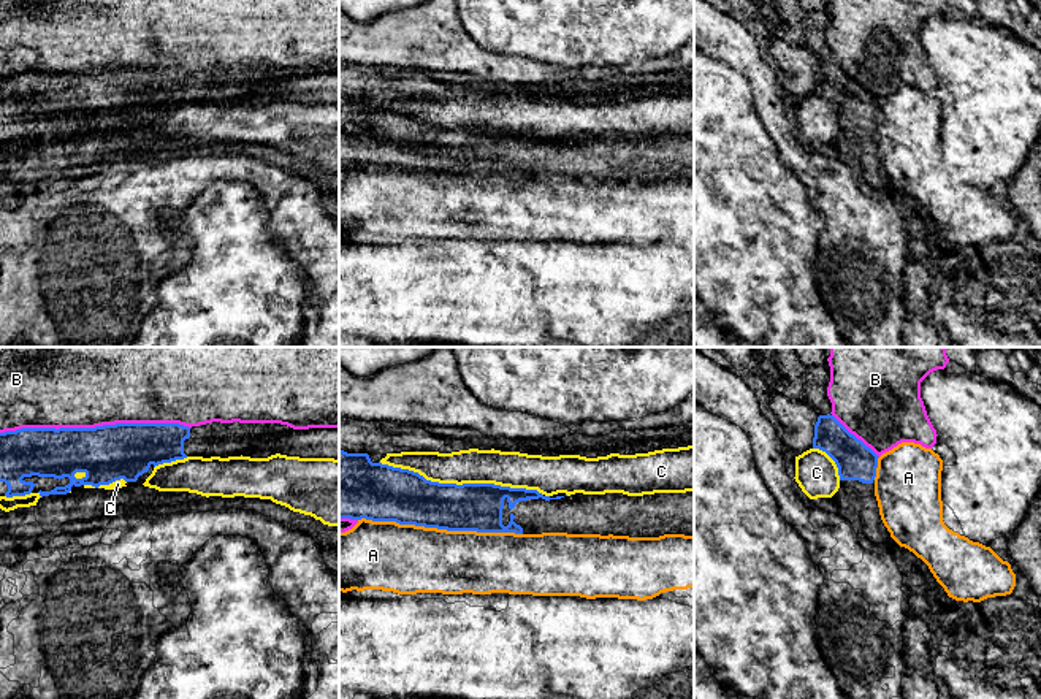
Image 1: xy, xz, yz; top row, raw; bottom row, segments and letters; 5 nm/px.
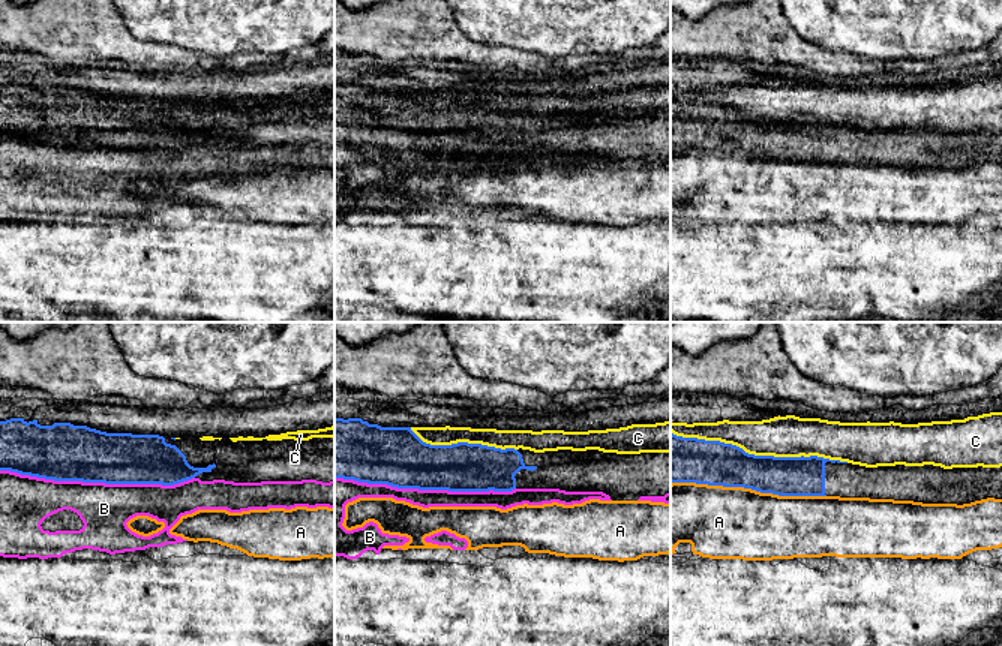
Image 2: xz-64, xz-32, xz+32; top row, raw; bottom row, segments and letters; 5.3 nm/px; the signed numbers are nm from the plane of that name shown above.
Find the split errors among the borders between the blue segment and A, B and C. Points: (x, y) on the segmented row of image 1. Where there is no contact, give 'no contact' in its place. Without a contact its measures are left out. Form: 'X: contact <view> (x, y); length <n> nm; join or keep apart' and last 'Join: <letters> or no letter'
A: contact xz (441, 528); length 850 nm; keep apart
B: contact xy (95, 427); length 950 nm; keep apart
C: contact xz (463, 484); length 850 nm; keep apart
Join: no letter

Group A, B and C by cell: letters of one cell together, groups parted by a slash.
A / B / C

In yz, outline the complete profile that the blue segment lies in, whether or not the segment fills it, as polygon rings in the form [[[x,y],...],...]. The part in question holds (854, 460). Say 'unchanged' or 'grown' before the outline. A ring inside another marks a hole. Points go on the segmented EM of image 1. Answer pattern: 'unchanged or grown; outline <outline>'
grown; outline [[[819,415],[814,425],[813,449],[826,452],[837,464],[840,487],[859,498],[875,495],[878,455],[851,434],[833,415]]]

